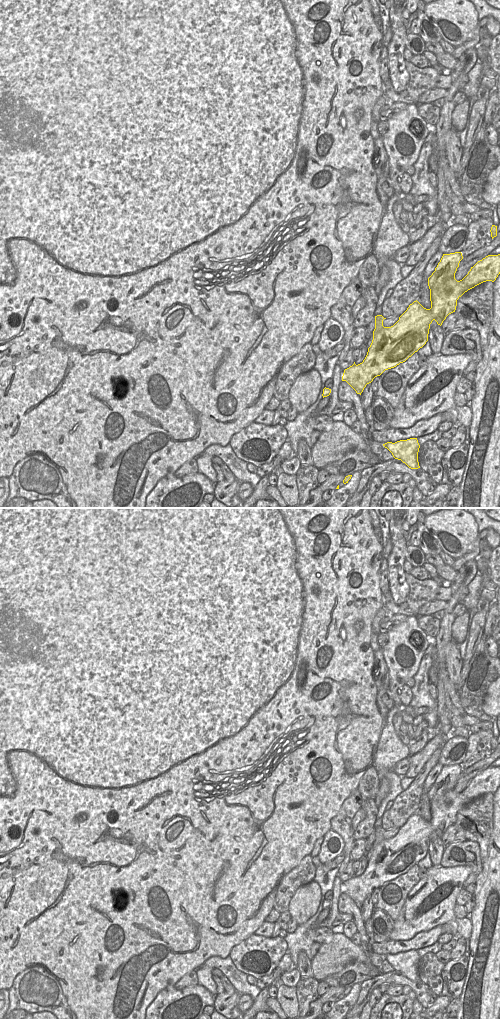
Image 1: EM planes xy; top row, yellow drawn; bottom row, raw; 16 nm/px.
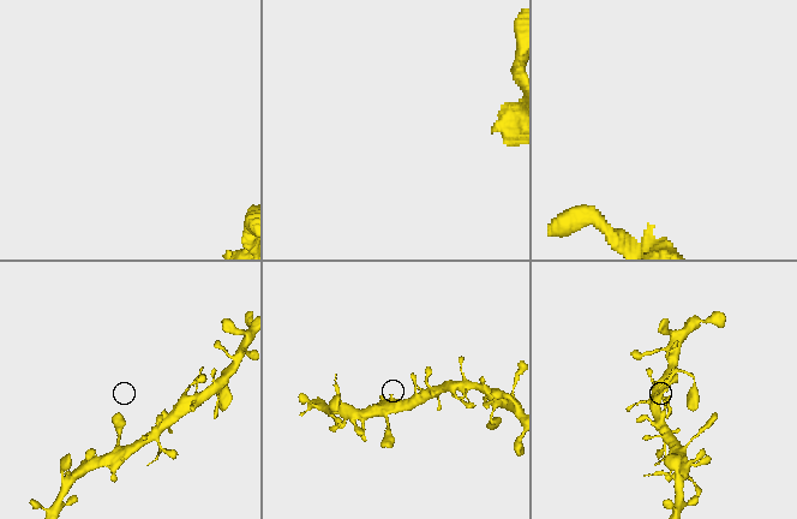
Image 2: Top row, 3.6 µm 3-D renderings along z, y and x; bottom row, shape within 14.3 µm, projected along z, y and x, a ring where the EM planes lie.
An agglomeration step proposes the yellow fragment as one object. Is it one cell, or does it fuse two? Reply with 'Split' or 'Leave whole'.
Leave whole.

